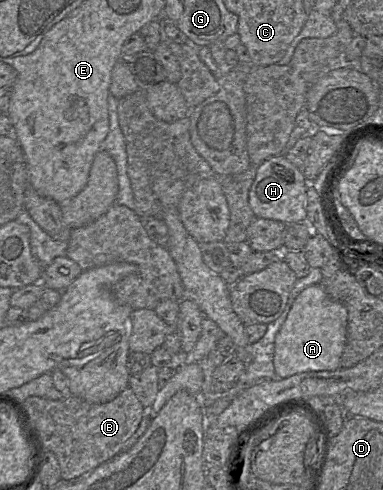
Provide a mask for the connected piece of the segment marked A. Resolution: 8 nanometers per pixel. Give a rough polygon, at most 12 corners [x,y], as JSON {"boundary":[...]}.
{"boundary":[[322,285],[295,299],[275,338],[276,377],[334,371],[346,307]]}

